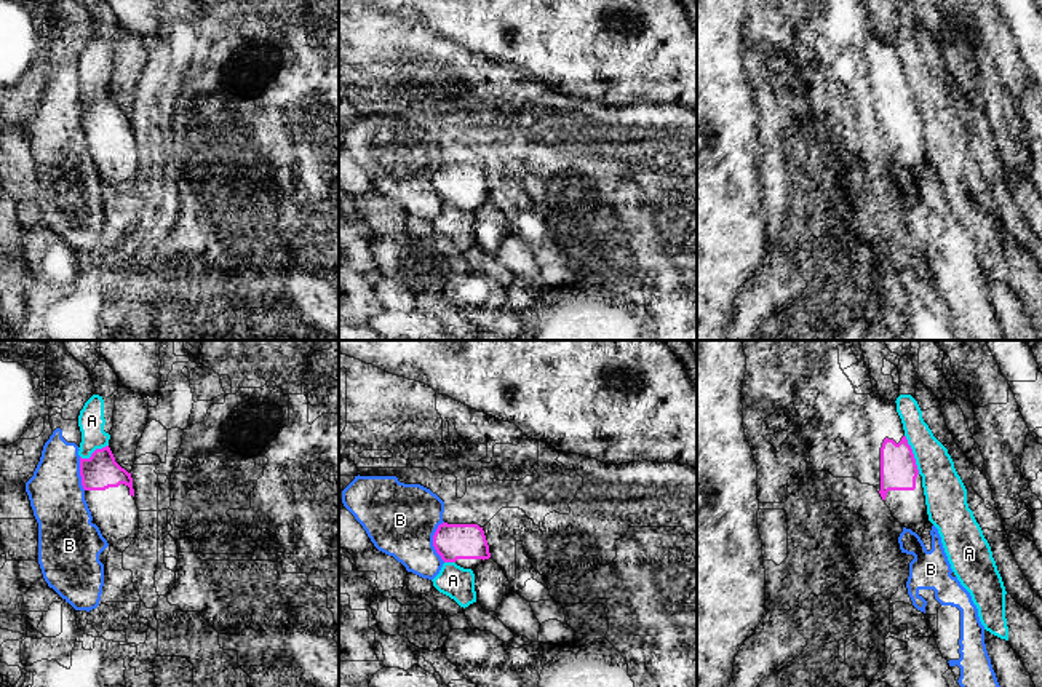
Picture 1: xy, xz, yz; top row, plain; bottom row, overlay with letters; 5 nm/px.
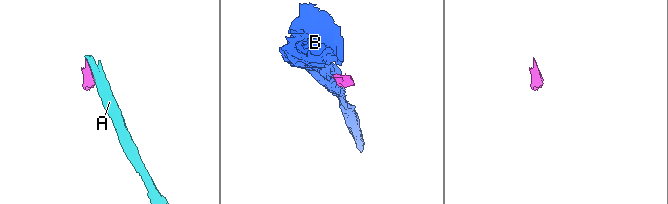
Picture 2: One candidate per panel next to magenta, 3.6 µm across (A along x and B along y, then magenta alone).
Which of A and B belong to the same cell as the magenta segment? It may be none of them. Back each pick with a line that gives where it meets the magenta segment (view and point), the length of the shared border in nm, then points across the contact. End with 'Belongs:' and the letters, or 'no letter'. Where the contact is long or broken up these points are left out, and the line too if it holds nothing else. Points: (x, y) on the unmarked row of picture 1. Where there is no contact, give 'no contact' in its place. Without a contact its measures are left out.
Belongs: no letter

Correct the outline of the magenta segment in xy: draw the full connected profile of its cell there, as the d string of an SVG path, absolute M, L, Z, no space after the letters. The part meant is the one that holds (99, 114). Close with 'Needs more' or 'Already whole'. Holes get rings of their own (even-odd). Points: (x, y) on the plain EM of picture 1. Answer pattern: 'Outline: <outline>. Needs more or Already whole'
Outline: M109 88L89 101L80 99L80 118L91 158L109 189L125 193L139 174L139 152L133 120L121 110Z. Needs more

